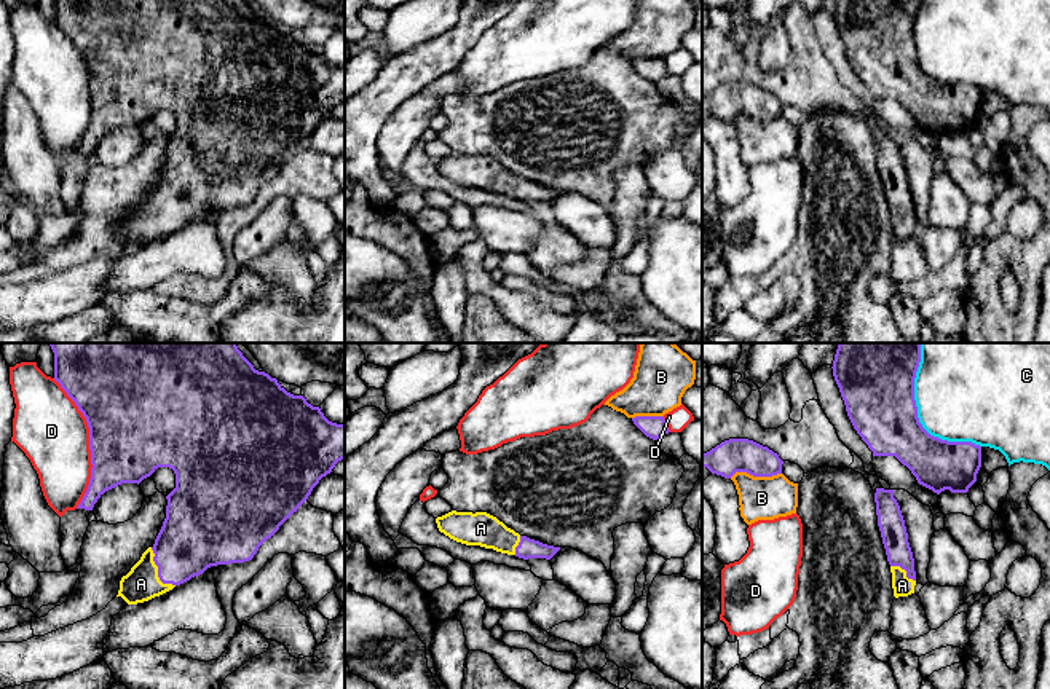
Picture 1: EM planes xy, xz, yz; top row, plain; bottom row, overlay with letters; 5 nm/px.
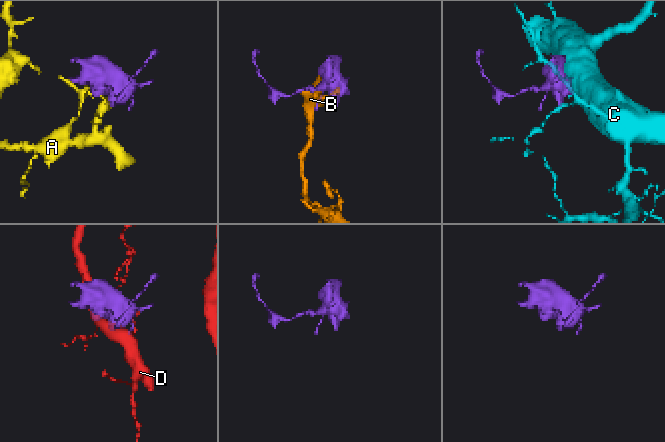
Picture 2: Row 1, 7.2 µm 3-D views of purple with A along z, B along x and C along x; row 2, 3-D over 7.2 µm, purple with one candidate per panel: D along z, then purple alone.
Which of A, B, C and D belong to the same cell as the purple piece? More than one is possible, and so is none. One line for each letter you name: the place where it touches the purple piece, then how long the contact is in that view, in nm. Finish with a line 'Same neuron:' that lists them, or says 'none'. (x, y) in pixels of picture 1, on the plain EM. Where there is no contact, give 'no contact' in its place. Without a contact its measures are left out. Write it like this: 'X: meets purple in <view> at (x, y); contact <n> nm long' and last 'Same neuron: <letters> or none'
A: meets purple in xy at (158, 214); contact 240 nm long
Same neuron: A

